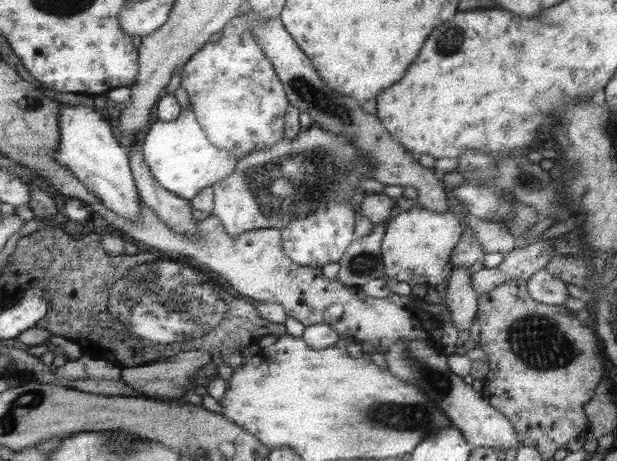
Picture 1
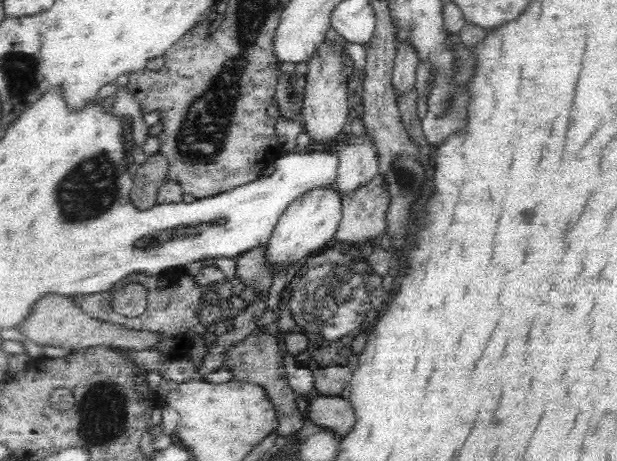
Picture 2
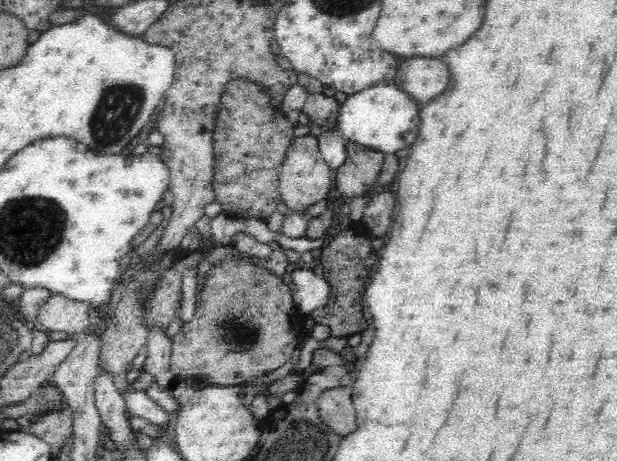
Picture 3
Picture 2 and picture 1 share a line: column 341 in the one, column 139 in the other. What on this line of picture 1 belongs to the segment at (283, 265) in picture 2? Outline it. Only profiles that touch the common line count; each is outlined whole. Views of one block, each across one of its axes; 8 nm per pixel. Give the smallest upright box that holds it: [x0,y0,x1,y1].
[54,104,140,218]

